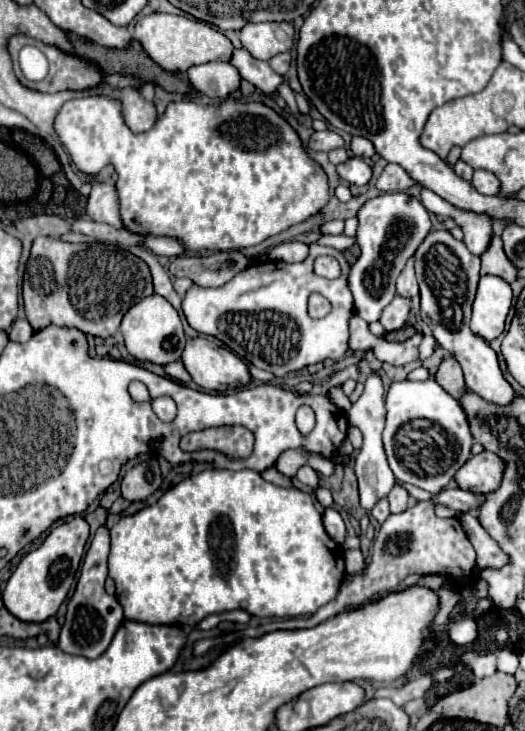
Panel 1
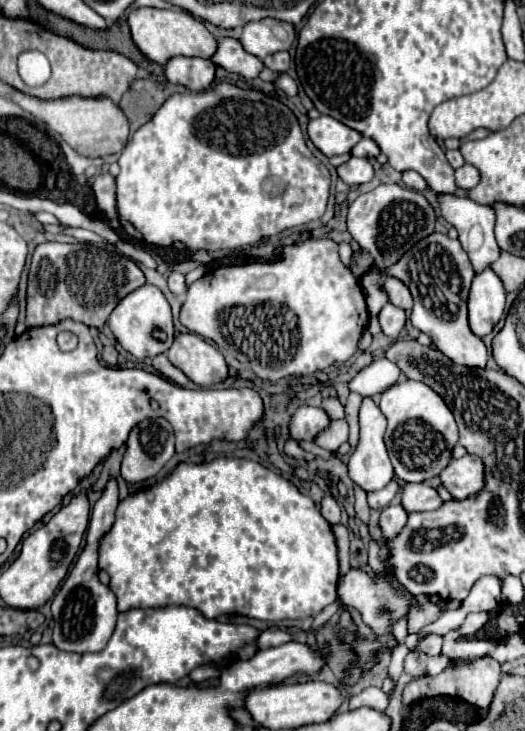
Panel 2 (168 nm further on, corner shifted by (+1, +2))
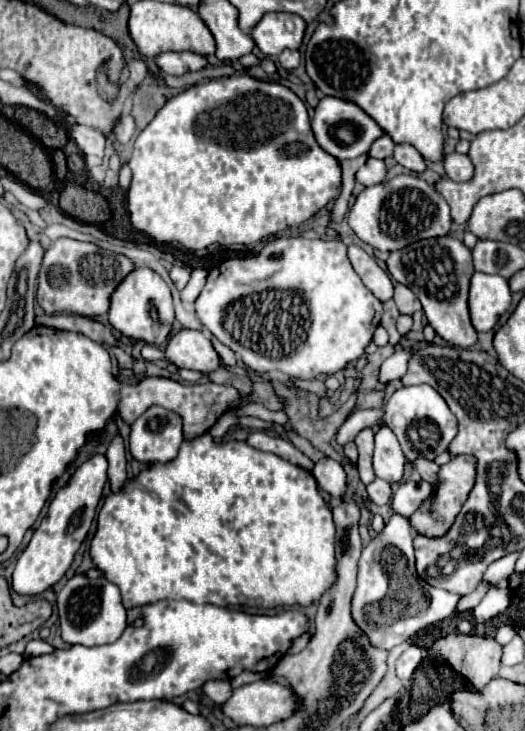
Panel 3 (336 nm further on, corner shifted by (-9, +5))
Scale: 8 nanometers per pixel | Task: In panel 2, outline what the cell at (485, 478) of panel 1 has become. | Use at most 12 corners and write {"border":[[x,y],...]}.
{"border":[[451,459],[441,481],[453,499],[485,487],[483,459]]}

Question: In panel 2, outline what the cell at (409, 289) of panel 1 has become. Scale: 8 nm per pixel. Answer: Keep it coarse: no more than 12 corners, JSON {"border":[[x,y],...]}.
{"border":[[389,277],[389,301],[405,311],[413,307],[411,291],[403,281]]}

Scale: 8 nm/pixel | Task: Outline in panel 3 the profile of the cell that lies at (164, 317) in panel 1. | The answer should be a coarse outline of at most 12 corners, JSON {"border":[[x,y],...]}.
{"border":[[135,268],[111,294],[109,324],[163,344],[175,320],[171,290]]}

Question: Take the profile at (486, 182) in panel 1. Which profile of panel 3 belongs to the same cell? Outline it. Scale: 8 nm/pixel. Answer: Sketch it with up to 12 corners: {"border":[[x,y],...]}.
{"border":[[459,152],[445,154],[443,168],[455,182],[471,180],[473,164]]}

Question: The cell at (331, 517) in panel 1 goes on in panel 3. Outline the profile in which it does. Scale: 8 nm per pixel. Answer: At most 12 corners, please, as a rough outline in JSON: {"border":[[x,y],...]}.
{"border":[[331,458],[319,460],[313,476],[325,492],[343,498],[347,478]]}

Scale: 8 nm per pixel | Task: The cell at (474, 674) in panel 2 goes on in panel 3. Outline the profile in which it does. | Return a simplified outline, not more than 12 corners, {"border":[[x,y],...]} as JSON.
{"border":[[447,634],[429,656],[449,664],[477,690],[495,678],[501,646],[495,638]]}

